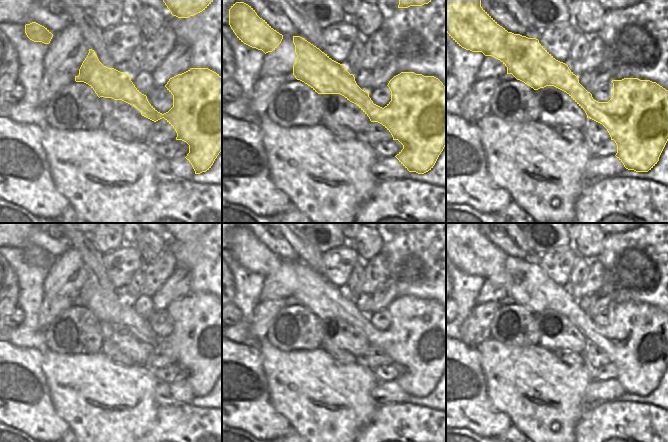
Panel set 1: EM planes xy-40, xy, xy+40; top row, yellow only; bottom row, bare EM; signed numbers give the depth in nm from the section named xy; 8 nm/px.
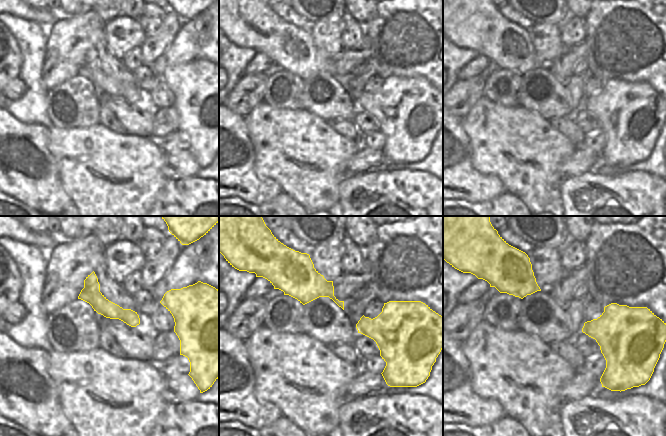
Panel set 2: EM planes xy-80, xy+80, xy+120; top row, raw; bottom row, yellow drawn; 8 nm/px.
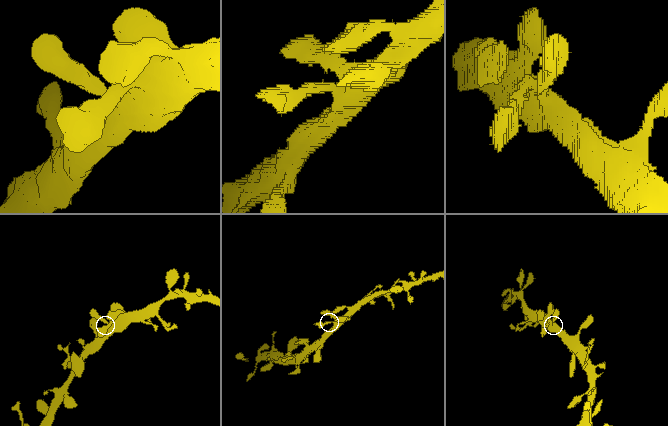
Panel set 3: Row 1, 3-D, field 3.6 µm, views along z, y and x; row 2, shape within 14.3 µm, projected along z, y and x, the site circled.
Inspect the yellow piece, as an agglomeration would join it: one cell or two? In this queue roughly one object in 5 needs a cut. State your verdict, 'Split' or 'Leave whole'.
Leave whole

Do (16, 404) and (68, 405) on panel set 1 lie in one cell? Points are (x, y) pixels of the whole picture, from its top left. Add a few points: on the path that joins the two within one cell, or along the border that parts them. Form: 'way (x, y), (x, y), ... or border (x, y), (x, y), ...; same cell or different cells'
border (46, 382), (54, 410), (67, 423); different cells

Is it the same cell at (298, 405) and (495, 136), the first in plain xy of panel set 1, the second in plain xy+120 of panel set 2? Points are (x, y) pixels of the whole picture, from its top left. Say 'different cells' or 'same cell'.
same cell

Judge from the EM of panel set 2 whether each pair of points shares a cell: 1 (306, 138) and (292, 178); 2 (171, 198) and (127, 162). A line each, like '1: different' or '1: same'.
1: same
2: different

